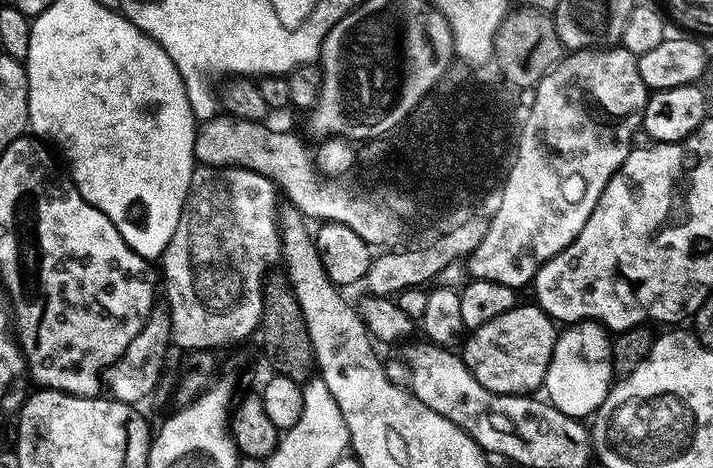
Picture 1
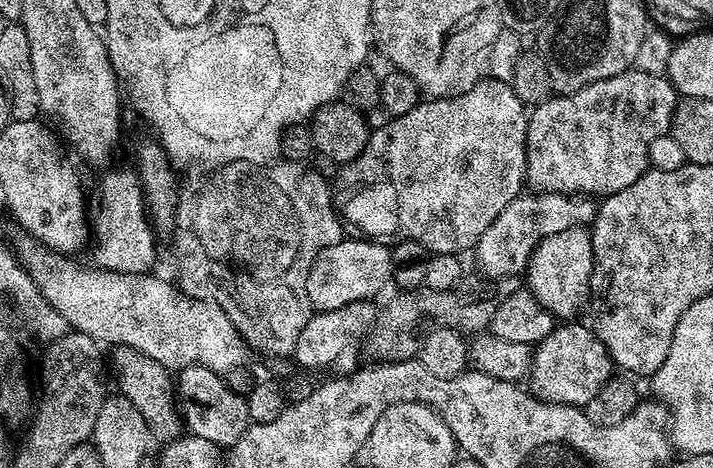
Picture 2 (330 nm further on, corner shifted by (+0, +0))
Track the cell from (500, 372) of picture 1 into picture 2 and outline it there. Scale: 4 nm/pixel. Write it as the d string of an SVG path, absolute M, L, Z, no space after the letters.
M561 323L559 326L553 327L550 335L541 344L535 345L530 373L530 381L532 380L530 388L539 400L545 400L548 404L587 406L590 398L594 398L594 394L598 394L598 390L602 390L602 386L606 386L606 382L613 379L614 365L606 346L602 346L602 342L587 323L580 323Z

